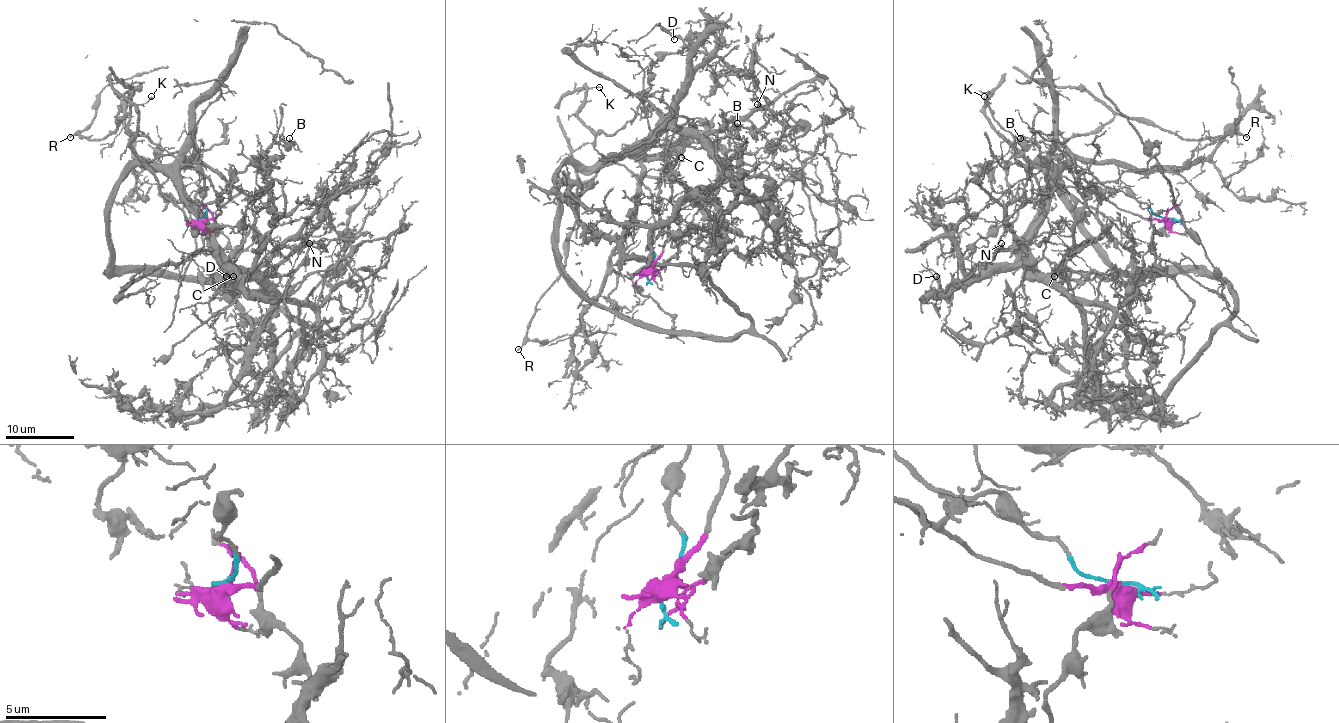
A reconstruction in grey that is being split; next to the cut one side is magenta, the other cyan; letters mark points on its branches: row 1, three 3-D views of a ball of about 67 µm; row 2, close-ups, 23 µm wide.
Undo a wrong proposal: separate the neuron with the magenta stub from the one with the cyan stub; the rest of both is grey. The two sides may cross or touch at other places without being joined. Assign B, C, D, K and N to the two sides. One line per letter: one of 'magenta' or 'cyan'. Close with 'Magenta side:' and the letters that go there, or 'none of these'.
B: magenta
C: magenta
D: magenta
K: cyan
N: magenta
Magenta side: B, C, D, N

